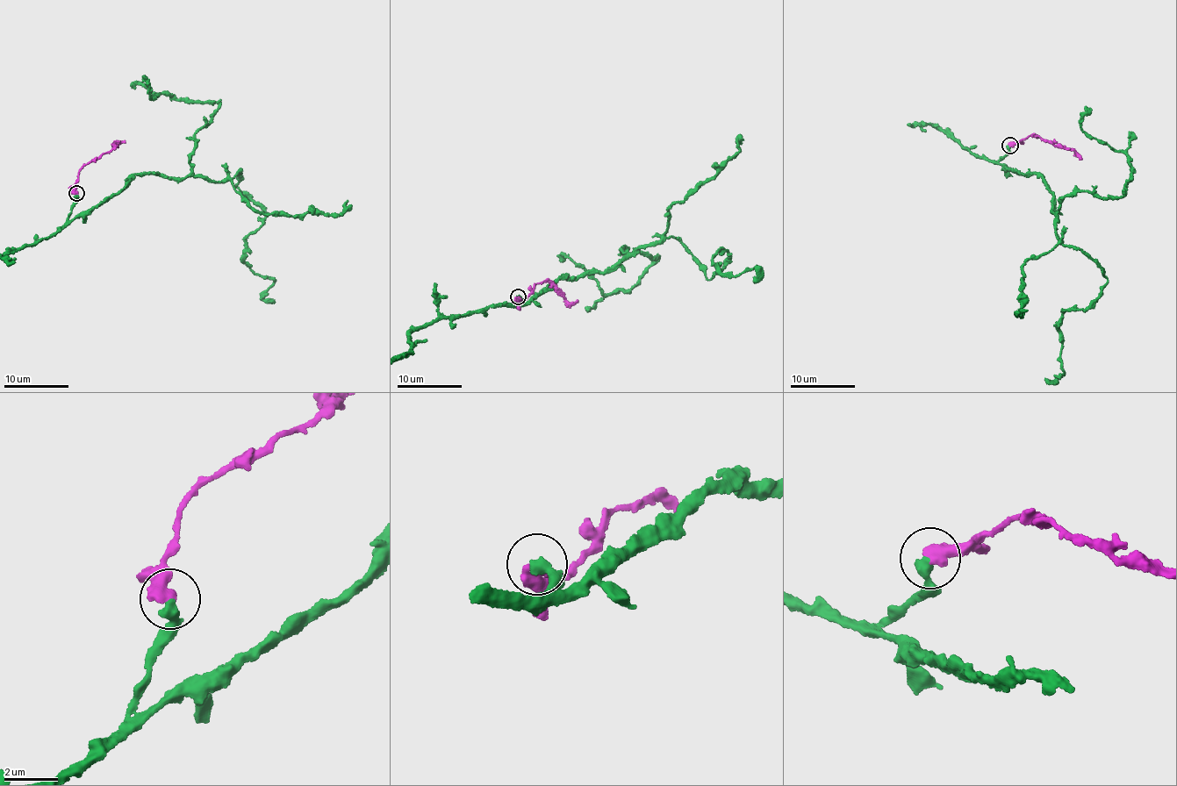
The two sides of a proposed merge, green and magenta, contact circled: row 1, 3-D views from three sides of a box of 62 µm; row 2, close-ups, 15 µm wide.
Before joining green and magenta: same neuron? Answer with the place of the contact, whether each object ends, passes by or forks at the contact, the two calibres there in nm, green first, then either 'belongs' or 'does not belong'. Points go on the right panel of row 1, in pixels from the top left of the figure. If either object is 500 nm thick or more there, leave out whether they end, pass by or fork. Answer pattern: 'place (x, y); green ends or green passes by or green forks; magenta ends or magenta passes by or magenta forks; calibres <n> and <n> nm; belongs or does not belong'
place (1009, 145); calibres 400 and 550 nm; belongs

